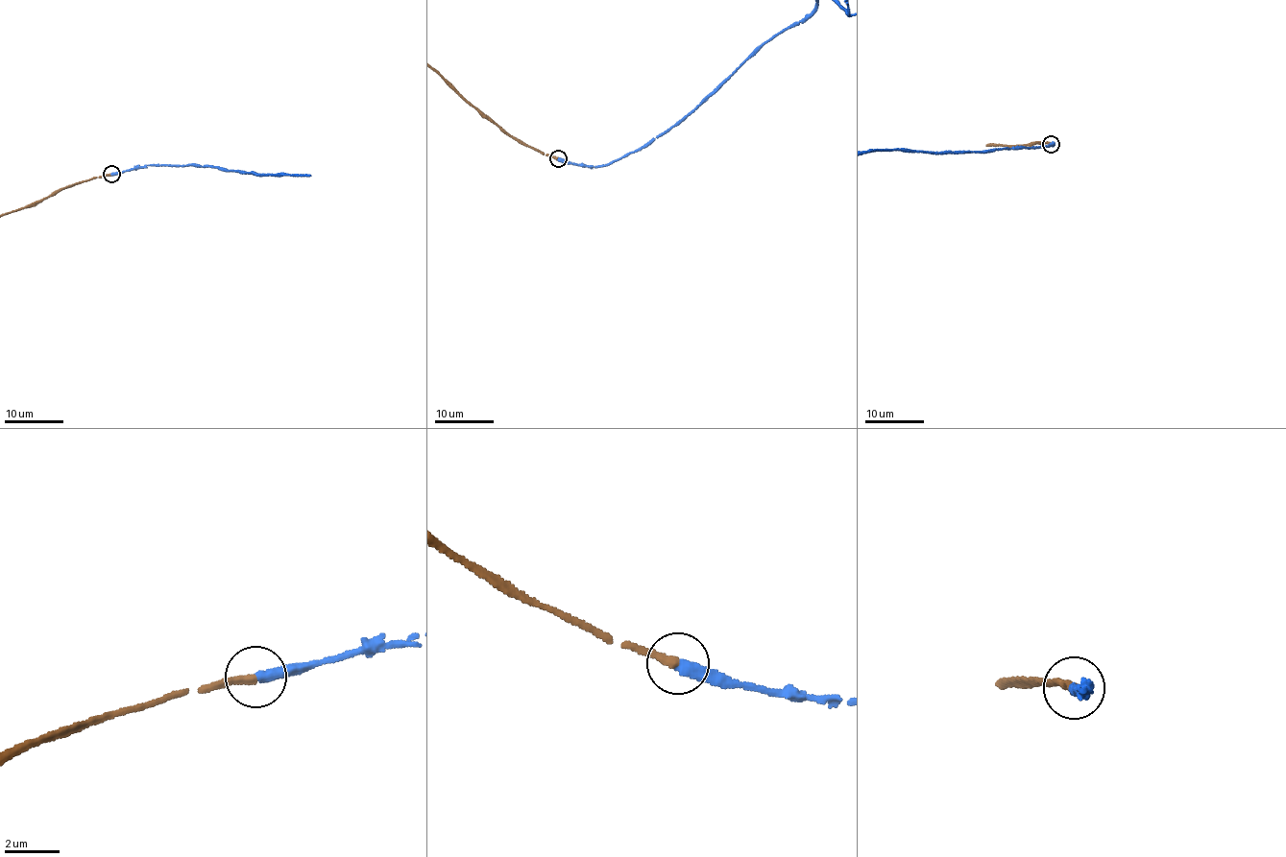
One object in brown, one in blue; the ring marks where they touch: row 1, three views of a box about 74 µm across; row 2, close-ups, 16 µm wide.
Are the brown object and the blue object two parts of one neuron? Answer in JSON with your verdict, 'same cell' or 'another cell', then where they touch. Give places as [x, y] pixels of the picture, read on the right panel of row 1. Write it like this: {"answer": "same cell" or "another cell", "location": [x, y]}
{"answer": "same cell", "location": [1051, 144]}

